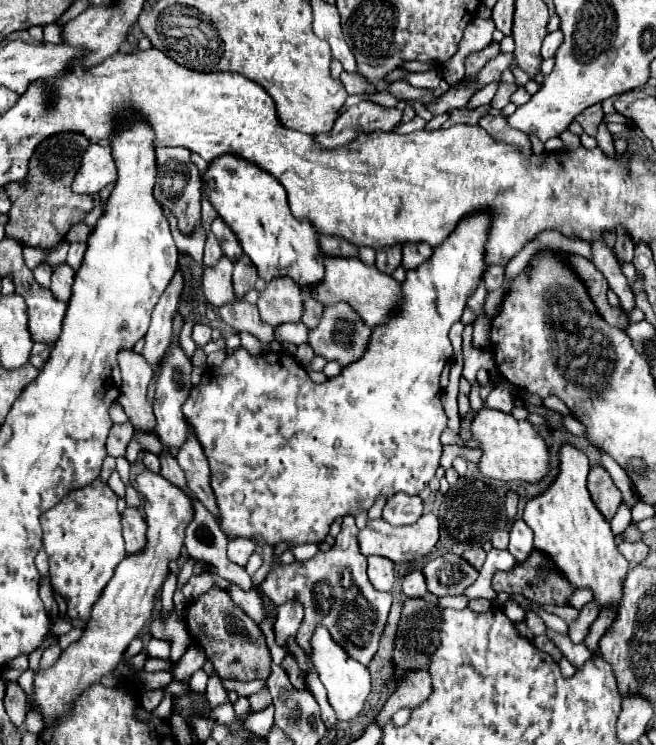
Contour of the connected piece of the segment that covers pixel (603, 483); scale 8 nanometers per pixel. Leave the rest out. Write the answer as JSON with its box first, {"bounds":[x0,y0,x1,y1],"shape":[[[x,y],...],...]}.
{"bounds":[588,467,622,521],"shape":[[[592,467],[588,475],[588,491],[598,507],[598,511],[604,515],[606,521],[610,521],[616,515],[616,509],[622,503],[620,491],[614,487],[608,471],[604,467]]]}

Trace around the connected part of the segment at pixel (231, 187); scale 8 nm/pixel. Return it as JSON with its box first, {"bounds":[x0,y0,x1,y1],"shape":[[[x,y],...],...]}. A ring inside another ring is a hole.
{"bounds":[202,157,324,289],"shape":[[[218,157],[202,177],[206,195],[218,215],[238,233],[244,253],[250,257],[258,275],[268,283],[274,277],[290,277],[300,289],[310,289],[324,279],[324,257],[320,251],[318,233],[310,221],[292,217],[284,187],[266,171],[242,161],[240,157]]]}

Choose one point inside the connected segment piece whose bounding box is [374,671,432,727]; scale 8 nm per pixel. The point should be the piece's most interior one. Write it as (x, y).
(414, 689)

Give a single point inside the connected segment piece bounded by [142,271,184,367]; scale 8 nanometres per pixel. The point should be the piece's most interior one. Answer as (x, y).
(158, 336)

